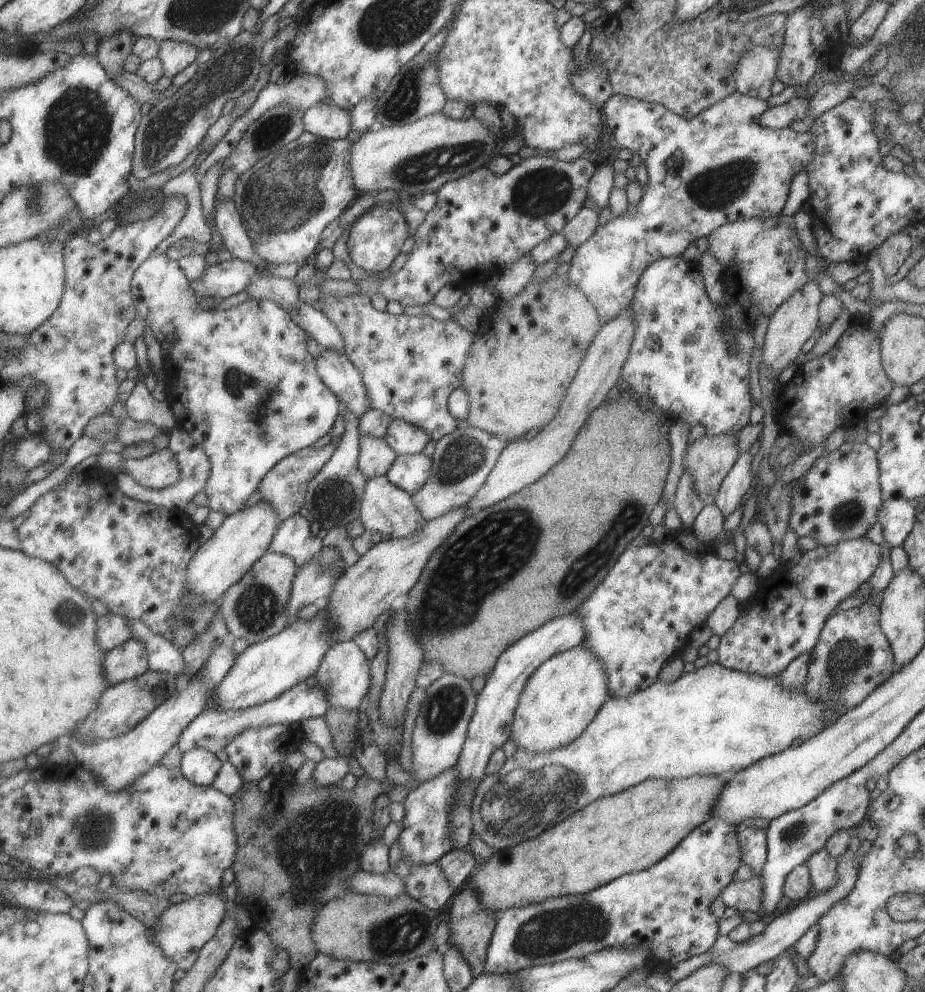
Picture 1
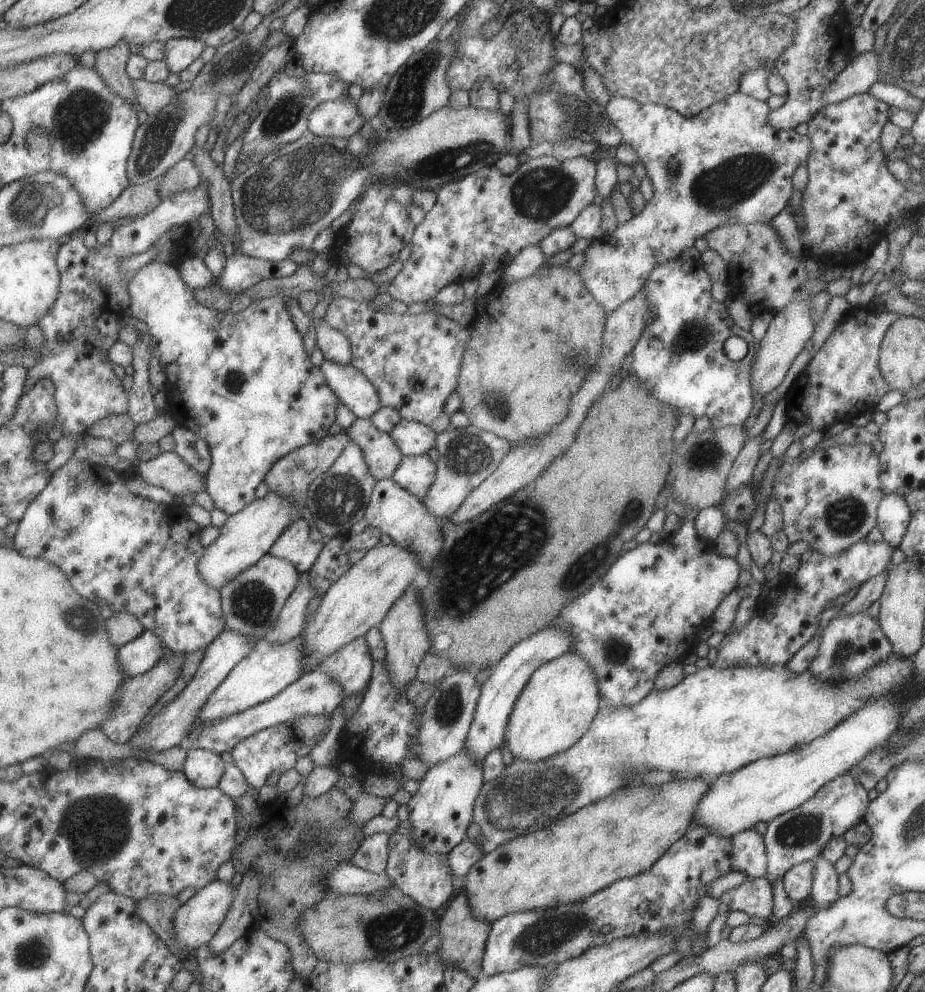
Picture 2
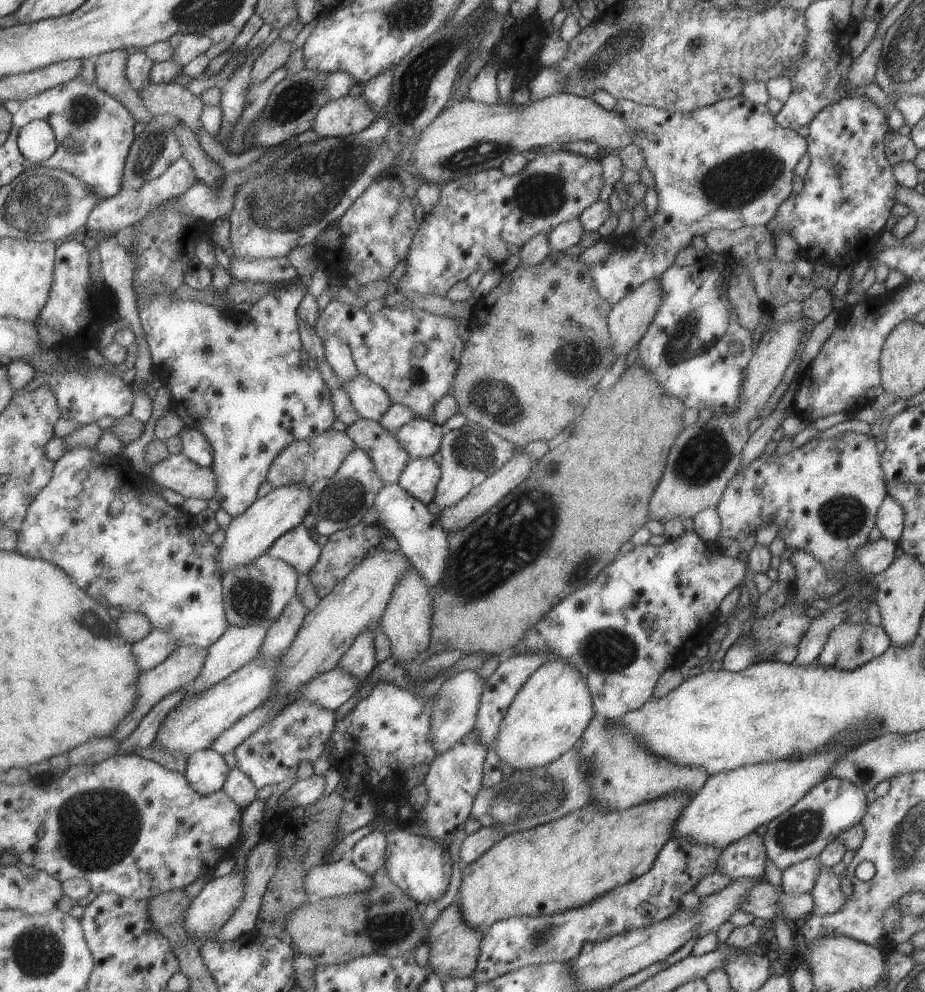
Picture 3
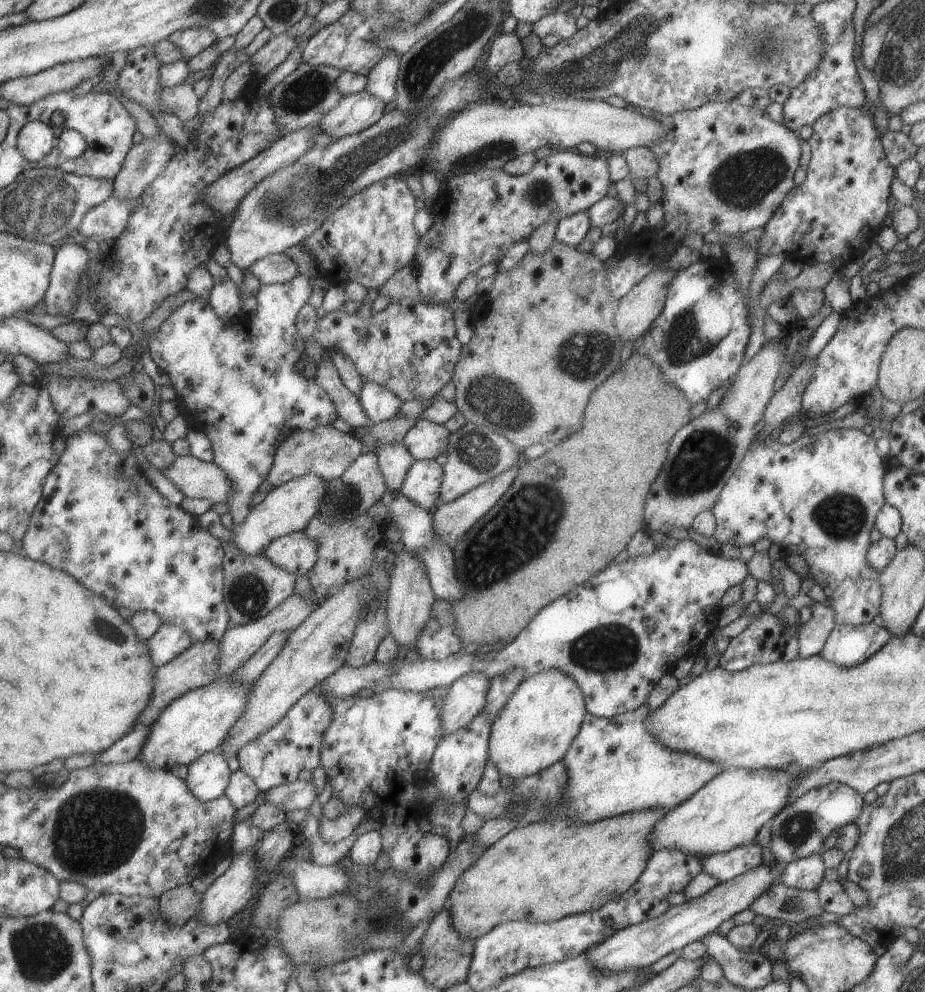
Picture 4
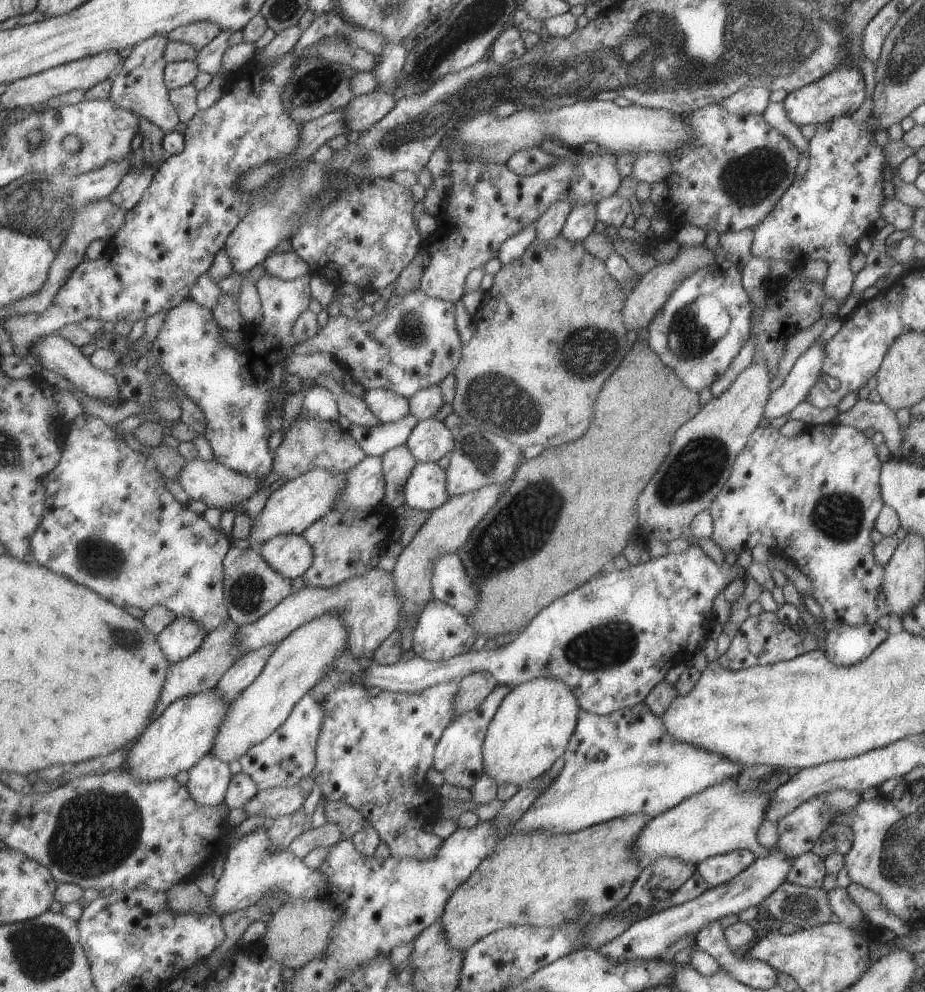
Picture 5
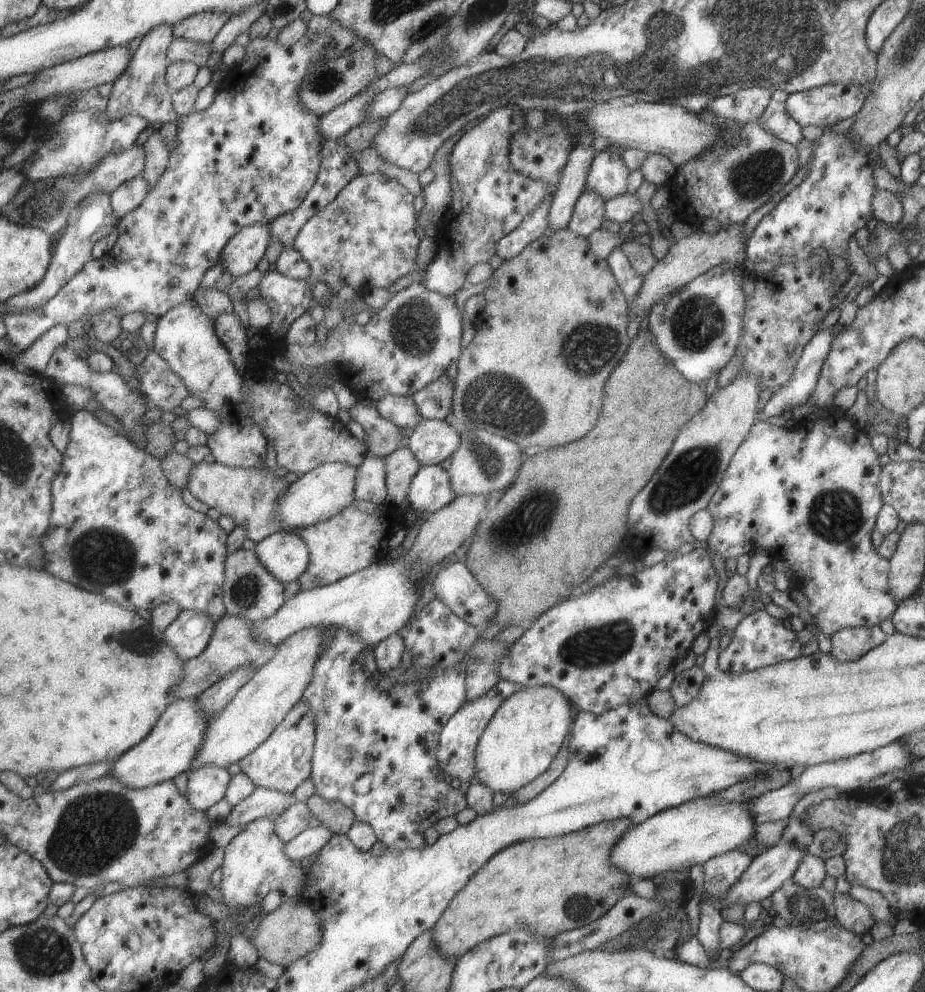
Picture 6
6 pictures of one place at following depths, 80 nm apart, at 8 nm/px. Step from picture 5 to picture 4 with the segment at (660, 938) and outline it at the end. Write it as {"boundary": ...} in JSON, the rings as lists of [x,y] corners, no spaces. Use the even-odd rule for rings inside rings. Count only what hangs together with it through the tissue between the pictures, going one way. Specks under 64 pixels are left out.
{"boundary":[[[777,860],[773,865],[762,862],[757,867],[743,871],[732,879],[718,882],[698,897],[685,899],[685,902],[678,905],[670,905],[665,912],[656,917],[615,931],[610,937],[604,938],[599,944],[587,949],[586,959],[589,959],[602,974],[605,971],[619,972],[648,967],[672,950],[680,950],[687,943],[701,940],[703,936],[717,929],[721,922],[749,908],[762,892],[765,892],[773,883],[779,882],[780,872],[784,866],[785,864]]]}

